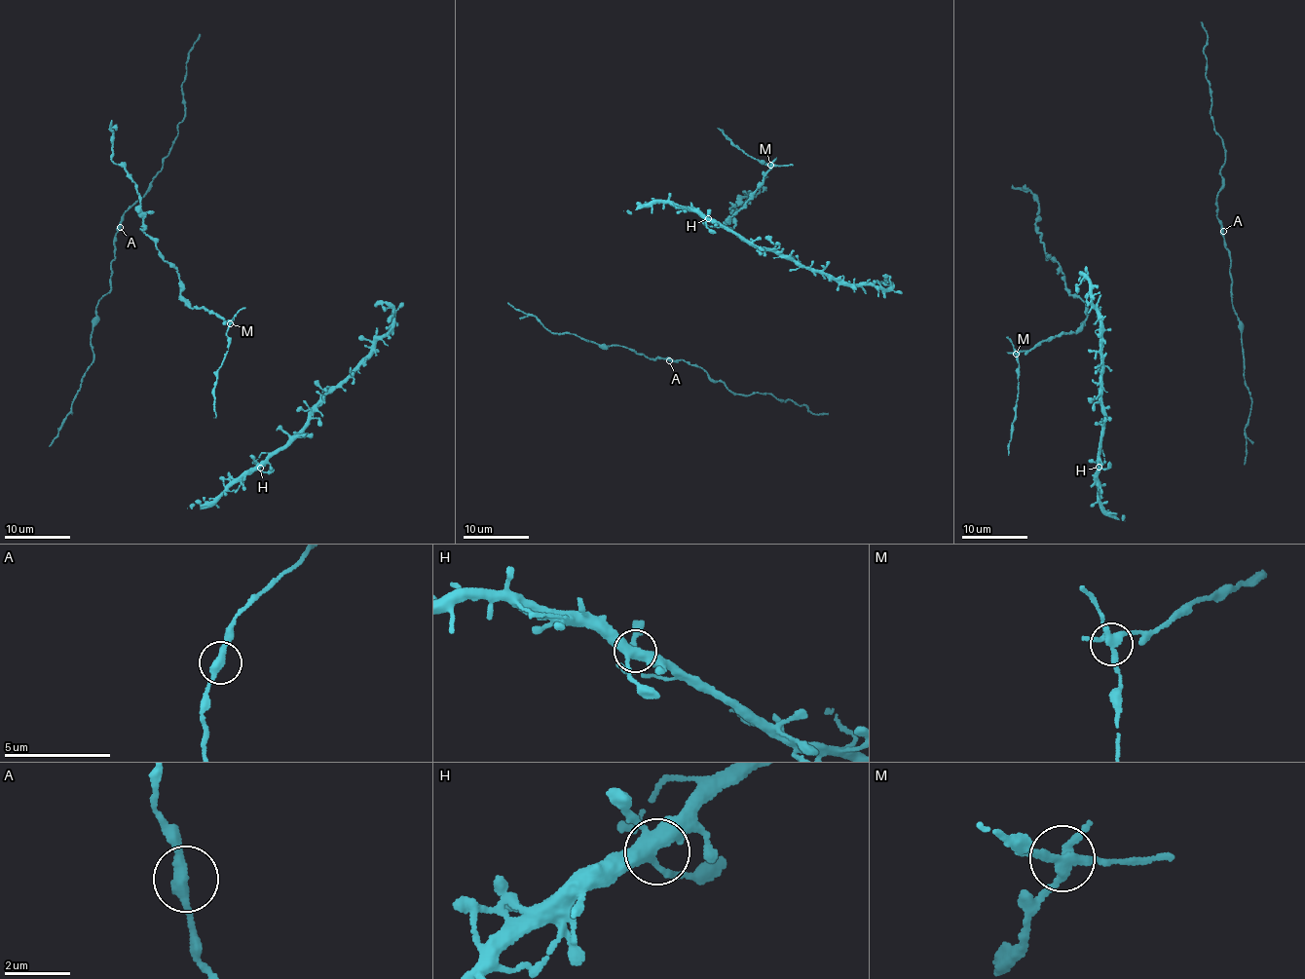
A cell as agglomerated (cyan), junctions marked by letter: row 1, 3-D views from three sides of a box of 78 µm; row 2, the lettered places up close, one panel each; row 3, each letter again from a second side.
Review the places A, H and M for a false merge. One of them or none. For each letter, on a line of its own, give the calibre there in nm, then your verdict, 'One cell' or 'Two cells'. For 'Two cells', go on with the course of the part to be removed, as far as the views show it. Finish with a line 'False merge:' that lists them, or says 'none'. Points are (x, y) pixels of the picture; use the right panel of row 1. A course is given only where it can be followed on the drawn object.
A: Thickness 320 nm. One cell
H: Thickness 420 nm. One cell
M: Thickness 280 nm. Two cells. Course of the part to remove: (1017, 354), (1077, 331), (1086, 305), (1073, 297), (1062, 267), (1047, 253), (1035, 223), (1038, 198), (1011, 184)
False merge: M

